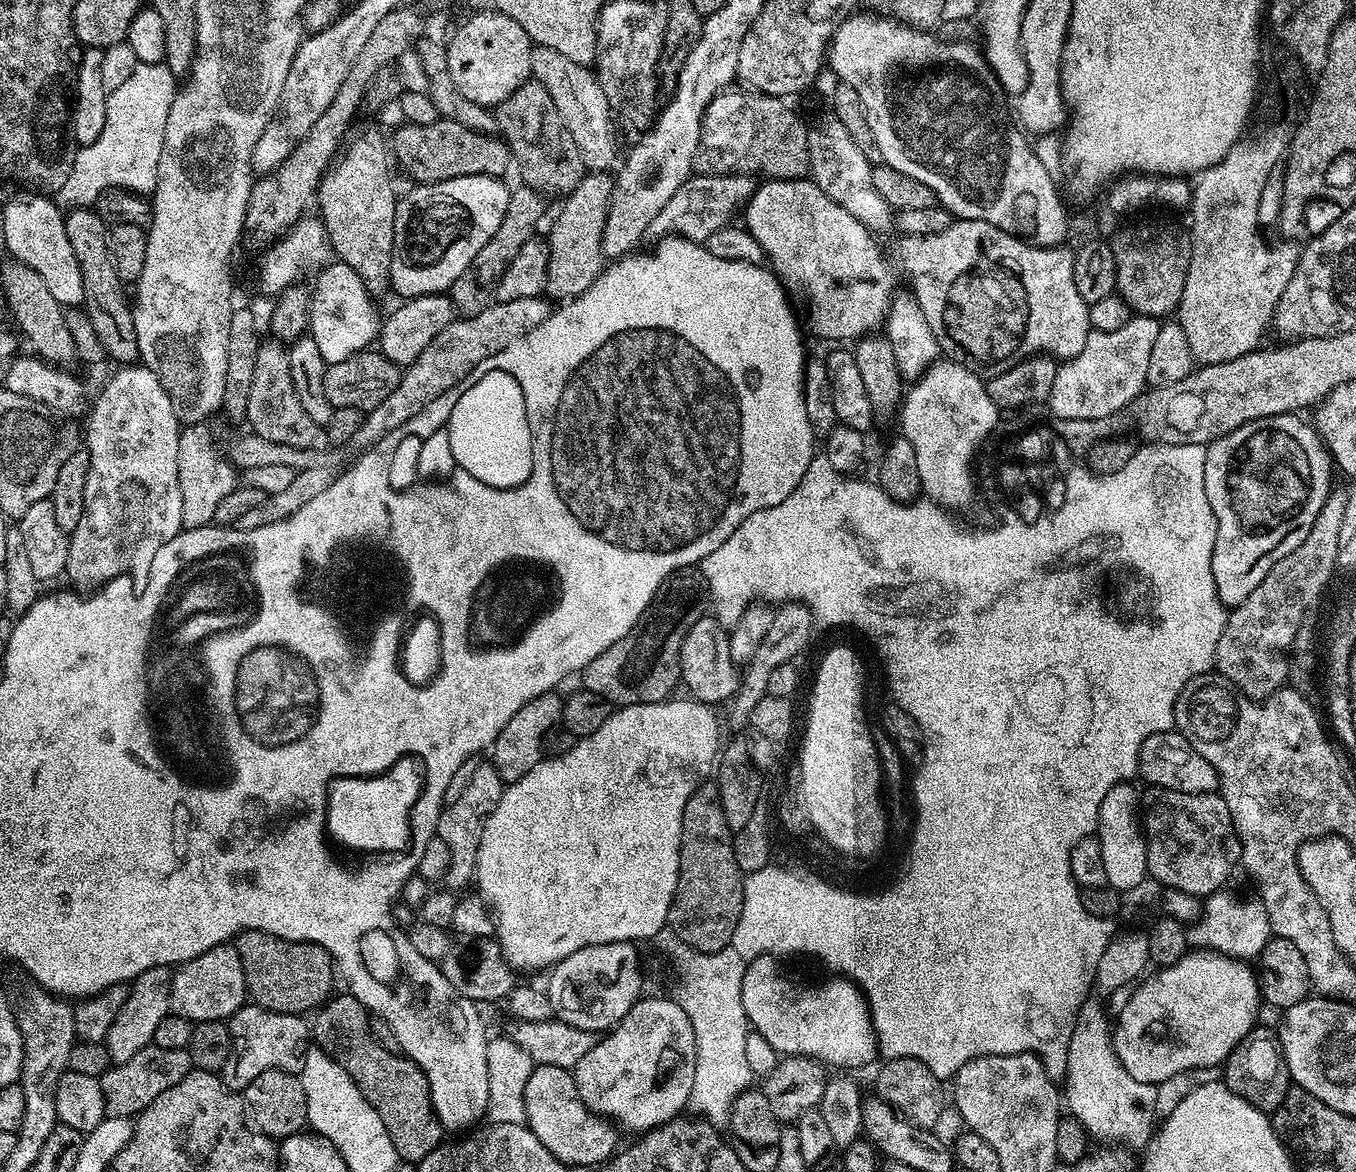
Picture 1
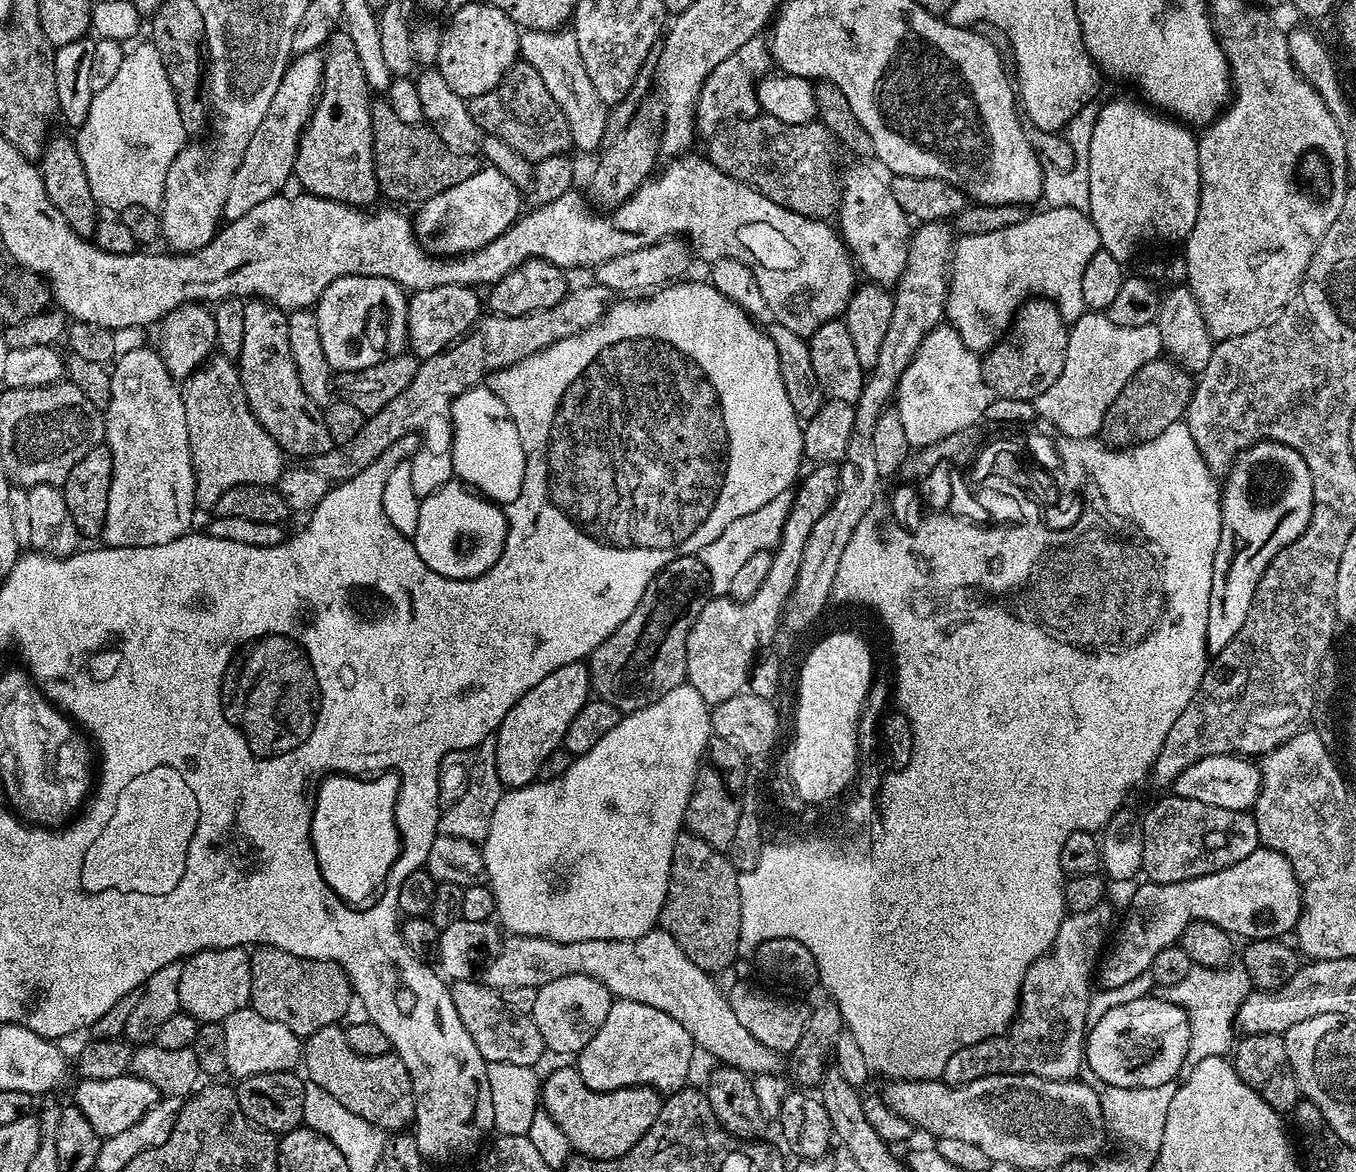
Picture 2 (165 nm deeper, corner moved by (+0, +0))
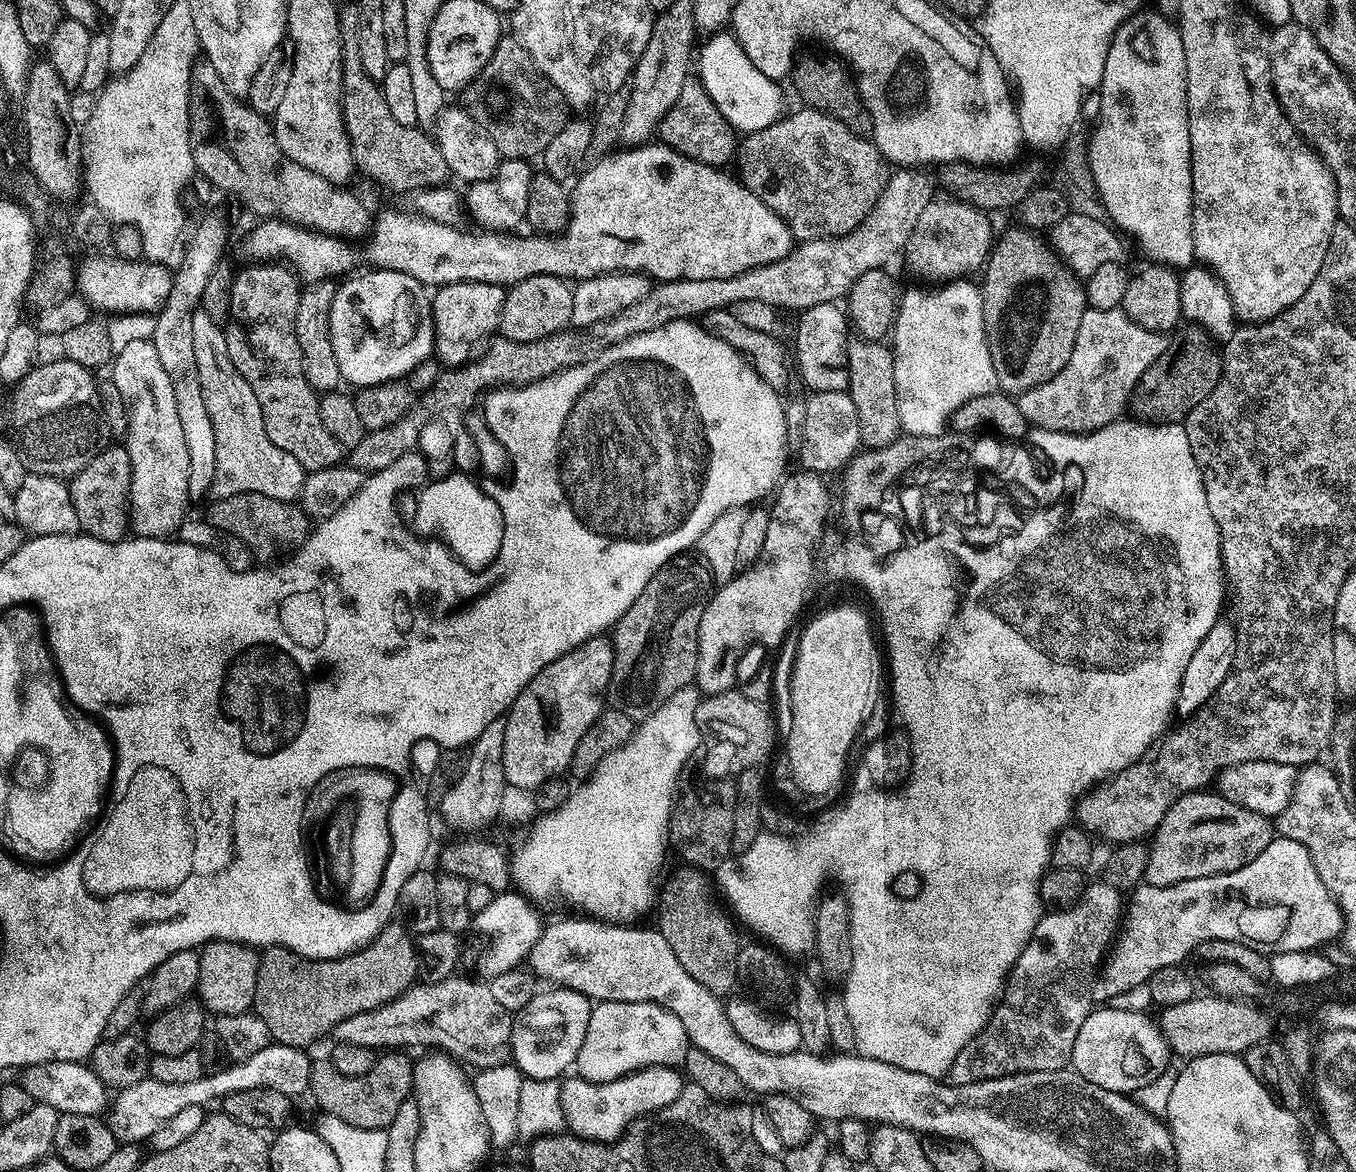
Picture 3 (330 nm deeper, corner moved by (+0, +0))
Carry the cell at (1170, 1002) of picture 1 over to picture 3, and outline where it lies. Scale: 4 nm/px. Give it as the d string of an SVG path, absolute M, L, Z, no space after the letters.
M1120 1006L1097 1007L1086 1022L1082 1022L1082 1030L1078 1030L1078 1038L1074 1038L1070 1064L1086 1082L1094 1082L1094 1086L1102 1086L1102 1090L1134 1094L1167 1070L1170 1049L1153 1017L1151 1020L1140 1012L1116 1007Z

